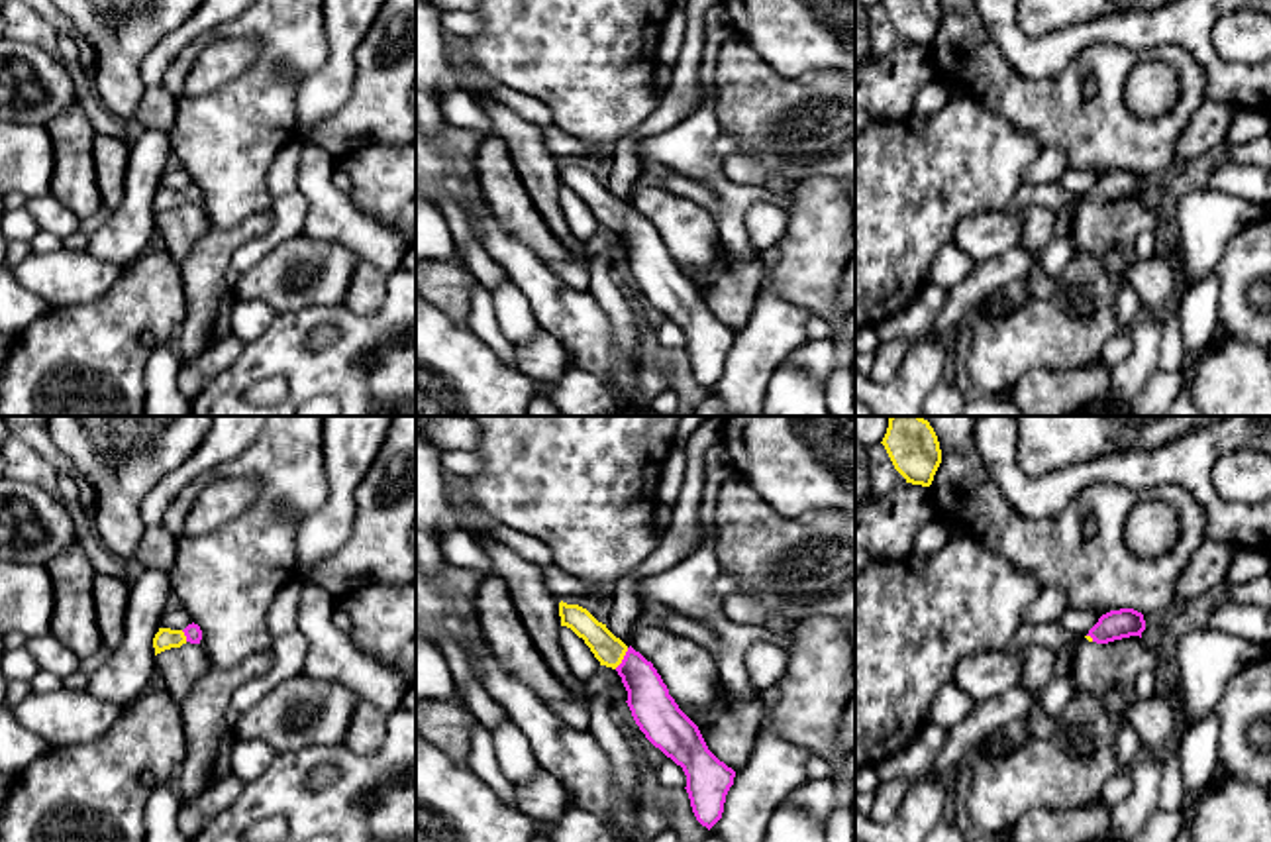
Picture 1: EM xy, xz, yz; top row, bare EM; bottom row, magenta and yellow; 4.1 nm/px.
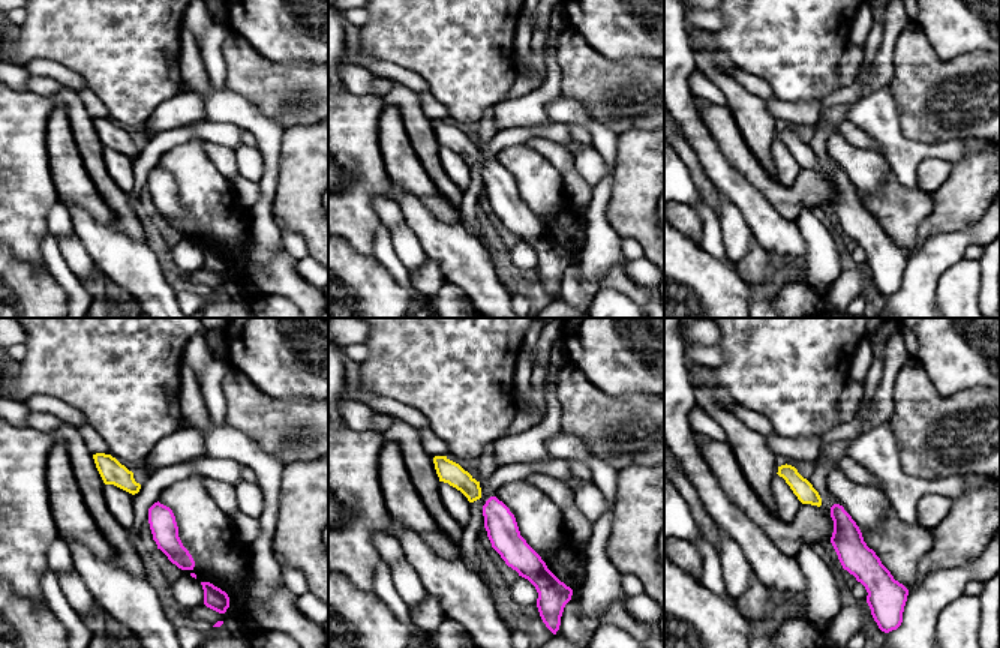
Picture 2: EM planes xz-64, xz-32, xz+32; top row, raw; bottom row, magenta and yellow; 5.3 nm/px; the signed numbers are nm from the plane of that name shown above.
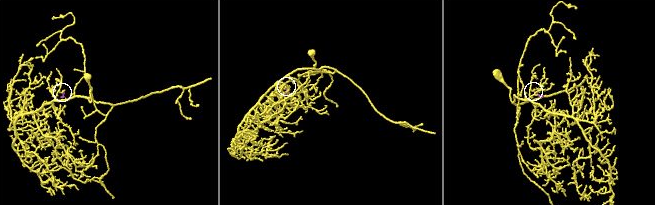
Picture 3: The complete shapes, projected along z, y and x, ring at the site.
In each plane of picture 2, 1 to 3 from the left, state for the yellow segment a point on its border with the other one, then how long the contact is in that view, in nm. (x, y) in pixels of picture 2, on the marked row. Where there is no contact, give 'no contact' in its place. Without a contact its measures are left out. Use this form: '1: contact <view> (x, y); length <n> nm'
1: no contact
2: no contact
3: no contact

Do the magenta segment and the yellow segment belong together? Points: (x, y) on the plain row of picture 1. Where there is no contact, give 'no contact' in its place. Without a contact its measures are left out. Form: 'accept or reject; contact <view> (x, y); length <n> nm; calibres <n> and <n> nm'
accept; contact xz (624, 218); length 110 nm; calibres 180 and 120 nm

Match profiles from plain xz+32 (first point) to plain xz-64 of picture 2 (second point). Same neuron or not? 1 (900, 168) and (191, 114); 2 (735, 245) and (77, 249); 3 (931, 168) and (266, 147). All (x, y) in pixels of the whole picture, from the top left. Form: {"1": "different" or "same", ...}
{"1": "same", "2": "same", "3": "different"}

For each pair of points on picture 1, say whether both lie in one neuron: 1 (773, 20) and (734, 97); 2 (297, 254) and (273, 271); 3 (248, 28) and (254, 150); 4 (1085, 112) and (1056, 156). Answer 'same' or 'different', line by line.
1: different
2: same
3: same
4: different

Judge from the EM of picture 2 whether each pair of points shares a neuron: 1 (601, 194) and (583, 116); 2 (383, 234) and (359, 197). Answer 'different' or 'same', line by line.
1: same
2: different

